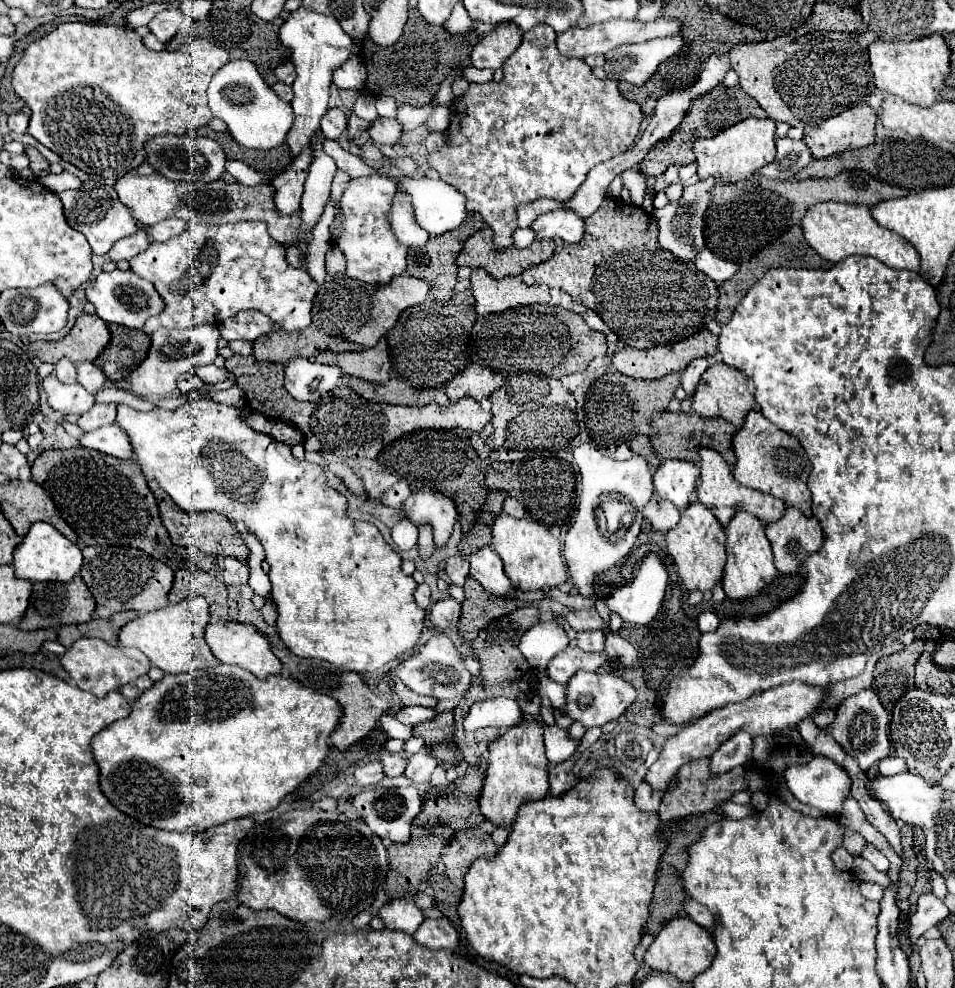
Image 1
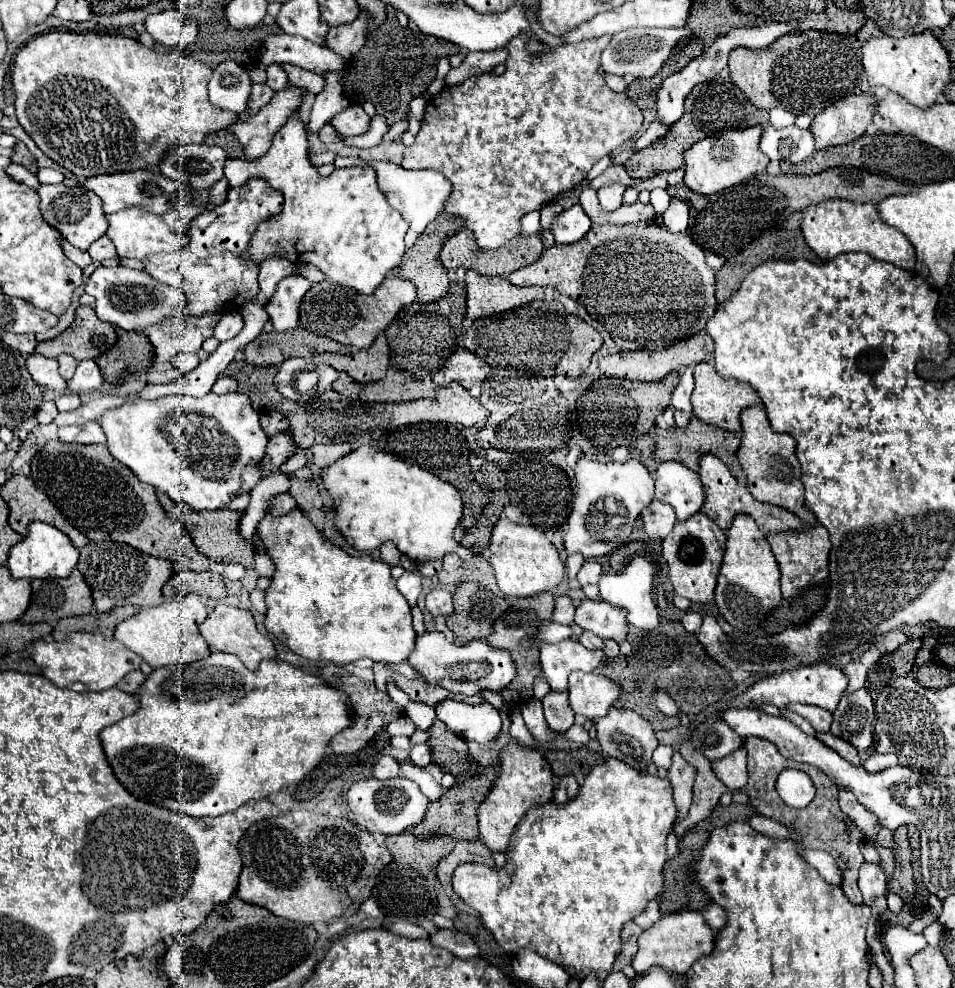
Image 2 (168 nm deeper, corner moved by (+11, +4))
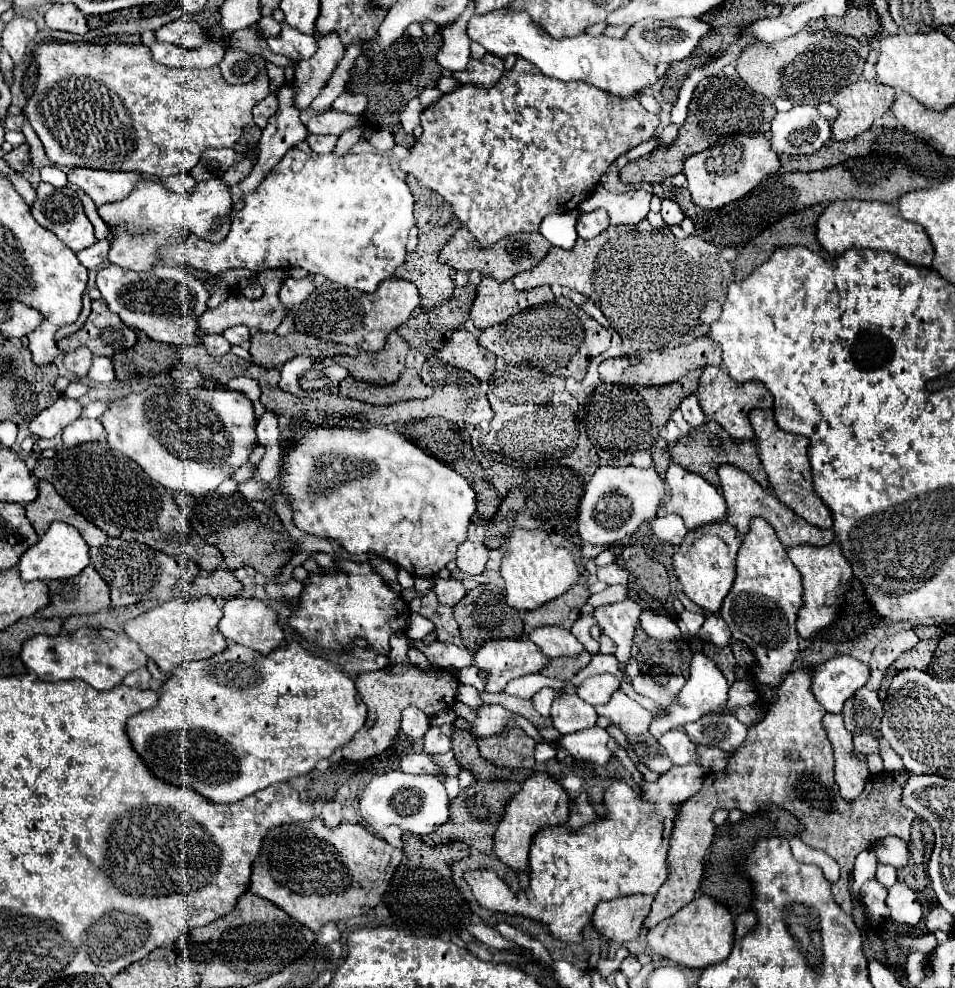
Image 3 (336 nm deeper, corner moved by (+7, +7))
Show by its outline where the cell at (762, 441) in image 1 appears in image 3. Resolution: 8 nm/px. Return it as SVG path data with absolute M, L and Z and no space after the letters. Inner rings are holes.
M752 409L750 411L750 423L752 423L752 429L756 433L754 441L758 447L760 461L764 465L764 471L768 475L768 481L770 481L776 497L784 505L788 505L794 513L798 513L802 519L810 521L810 525L830 529L832 527L832 515L824 507L824 503L816 497L814 487L812 487L812 473L810 473L808 455L806 455L808 439L802 435L794 435L794 433L786 433L786 431L778 429L772 409Z

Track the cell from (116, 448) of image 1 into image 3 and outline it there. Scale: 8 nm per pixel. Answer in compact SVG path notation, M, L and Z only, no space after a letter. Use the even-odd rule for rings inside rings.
M78 419L68 425L62 433L62 447L72 447L88 441L98 441L104 437L104 427L98 419Z

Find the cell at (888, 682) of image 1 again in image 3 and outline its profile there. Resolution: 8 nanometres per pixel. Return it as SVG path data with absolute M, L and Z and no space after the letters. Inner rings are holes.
M936 639L918 641L916 647L908 649L906 653L902 653L902 655L894 661L892 669L894 669L894 671L902 671L902 669L908 669L908 667L914 667L914 669L926 669L928 663L932 661L932 653L934 653L936 645L938 645Z

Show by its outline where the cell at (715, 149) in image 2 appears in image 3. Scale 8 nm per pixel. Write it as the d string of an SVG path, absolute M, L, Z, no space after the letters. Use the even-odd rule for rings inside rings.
M732 135L716 141L708 149L694 153L684 163L684 175L688 179L688 191L692 201L704 211L712 211L744 197L752 191L766 175L774 175L780 169L778 155L770 149L766 137L748 137Z

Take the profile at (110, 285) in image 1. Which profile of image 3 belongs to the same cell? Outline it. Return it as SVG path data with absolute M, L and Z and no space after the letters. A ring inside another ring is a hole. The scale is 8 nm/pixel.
M108 265L98 271L96 287L102 293L108 309L126 325L144 331L148 337L170 345L200 345L196 337L196 317L206 311L208 291L190 273L164 265L150 271L132 271L118 265Z

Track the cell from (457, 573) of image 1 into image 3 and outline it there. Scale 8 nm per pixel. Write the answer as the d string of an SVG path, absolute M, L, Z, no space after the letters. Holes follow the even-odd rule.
M464 541L458 547L458 555L456 555L456 565L458 569L462 569L466 575L474 575L474 573L482 573L484 565L488 561L488 549L482 543L472 543L472 541Z

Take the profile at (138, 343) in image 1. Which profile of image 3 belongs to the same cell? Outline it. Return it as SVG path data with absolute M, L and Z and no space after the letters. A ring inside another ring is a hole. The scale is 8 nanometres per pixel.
M136 331L136 345L124 353L112 357L114 371L118 379L130 379L138 373L162 373L172 369L180 361L180 347L166 345L146 337L142 331Z

